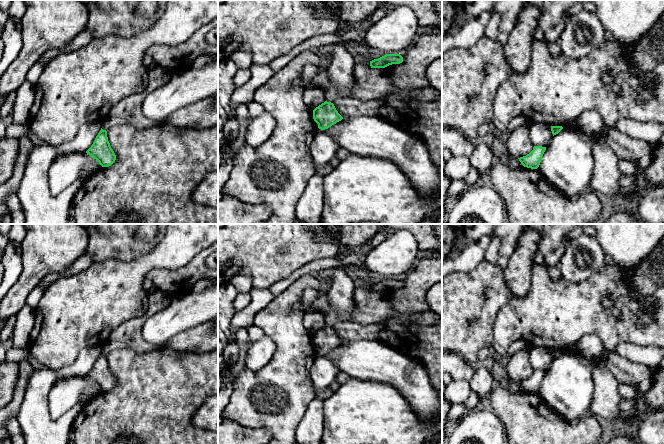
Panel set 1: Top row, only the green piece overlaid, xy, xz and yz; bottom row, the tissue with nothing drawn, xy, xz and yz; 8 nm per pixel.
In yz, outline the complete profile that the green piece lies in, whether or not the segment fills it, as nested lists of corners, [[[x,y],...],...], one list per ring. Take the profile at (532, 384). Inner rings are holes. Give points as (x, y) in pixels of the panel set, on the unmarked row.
[[[534,370],[533,374],[529,378],[518,383],[524,391],[537,393],[540,389],[545,374],[546,371]]]

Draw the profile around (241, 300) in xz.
[[[238,293],[233,300],[233,308],[236,311],[244,309],[251,301],[250,293]]]

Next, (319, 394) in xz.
[[[334,382],[331,386],[327,387],[325,390],[316,389],[315,398],[324,401],[328,397],[330,397],[340,386],[341,386],[340,383]]]

